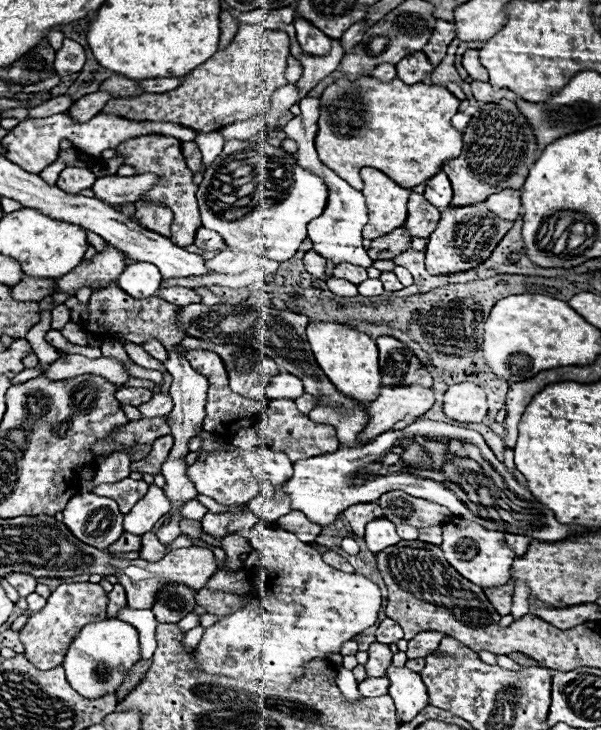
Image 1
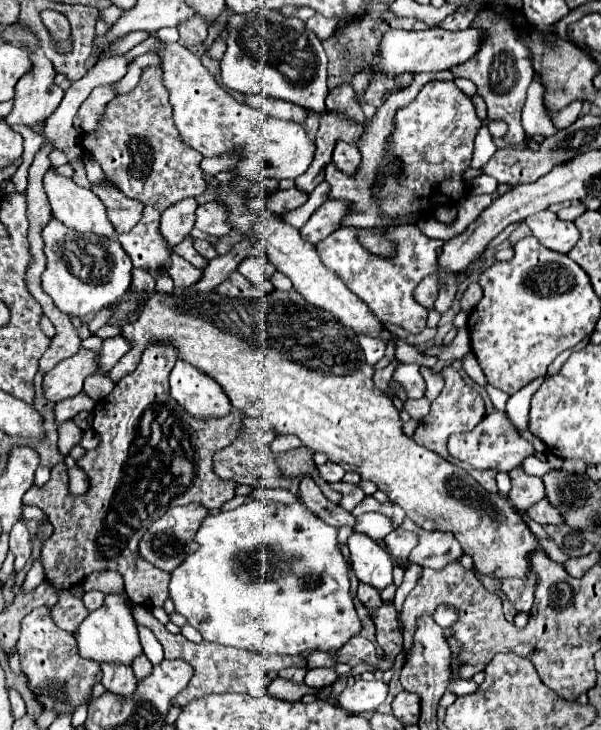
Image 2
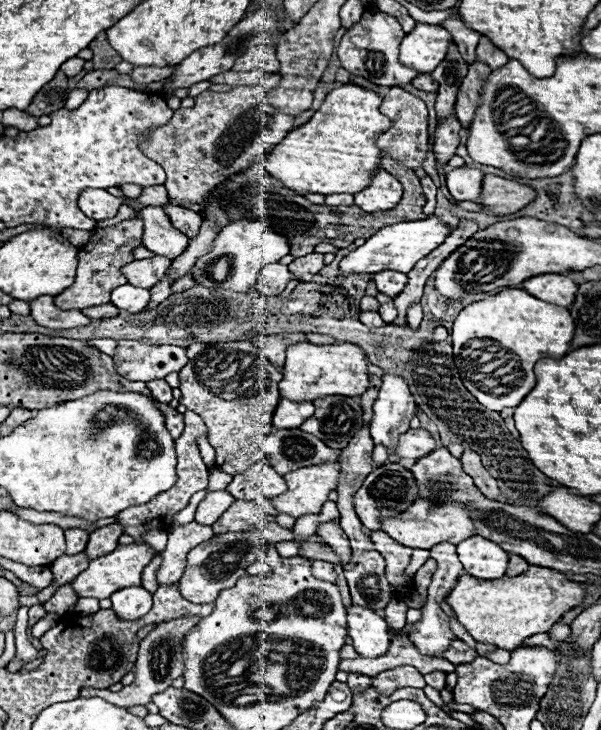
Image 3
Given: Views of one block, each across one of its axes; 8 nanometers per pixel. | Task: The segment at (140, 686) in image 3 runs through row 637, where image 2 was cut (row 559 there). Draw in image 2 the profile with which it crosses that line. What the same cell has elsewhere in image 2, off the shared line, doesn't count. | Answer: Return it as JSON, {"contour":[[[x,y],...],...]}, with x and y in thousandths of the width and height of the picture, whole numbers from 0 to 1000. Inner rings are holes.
{"contour":[[[309,690],[309,693],[290,693],[283,696],[270,710],[263,710],[246,729],[233,740],[233,759],[266,781],[286,784],[309,767],[309,762],[323,759],[329,753],[329,742],[323,740],[329,723],[336,721],[336,712],[349,704],[346,696],[336,696],[336,690]]]}

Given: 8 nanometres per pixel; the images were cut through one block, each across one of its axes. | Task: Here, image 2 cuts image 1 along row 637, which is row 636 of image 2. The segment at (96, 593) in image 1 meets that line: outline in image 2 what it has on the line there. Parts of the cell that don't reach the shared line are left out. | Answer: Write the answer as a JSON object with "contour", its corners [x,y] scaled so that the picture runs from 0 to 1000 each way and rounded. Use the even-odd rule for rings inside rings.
{"contour":[[[80,830],[57,833],[57,838],[37,849],[37,868],[27,885],[37,901],[37,921],[47,926],[53,948],[73,970],[87,970],[97,978],[120,975],[133,962],[146,959],[156,937],[170,929],[163,907],[130,899],[130,888],[123,888],[123,868],[100,863],[87,852]]]}

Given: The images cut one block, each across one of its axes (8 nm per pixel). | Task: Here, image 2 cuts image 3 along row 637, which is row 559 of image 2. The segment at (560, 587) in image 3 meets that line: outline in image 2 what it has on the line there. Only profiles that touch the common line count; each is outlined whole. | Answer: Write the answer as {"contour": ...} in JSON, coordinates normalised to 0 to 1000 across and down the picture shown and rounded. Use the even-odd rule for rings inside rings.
{"contour":[[[290,395],[290,400],[286,400],[283,405],[253,400],[253,403],[246,405],[246,411],[240,411],[240,419],[236,419],[236,425],[233,425],[230,438],[226,438],[226,441],[213,441],[210,433],[226,425],[223,419],[226,419],[226,414],[223,414],[223,405],[216,403],[216,411],[213,411],[213,414],[203,411],[203,414],[193,419],[190,433],[186,433],[186,438],[183,438],[183,444],[196,444],[196,447],[203,449],[203,460],[210,460],[213,466],[220,466],[216,482],[206,485],[206,488],[196,493],[196,499],[180,510],[180,518],[183,518],[190,526],[193,526],[200,518],[206,518],[210,512],[216,512],[216,510],[226,507],[226,501],[230,501],[233,496],[233,488],[236,488],[236,479],[240,479],[246,471],[253,471],[253,468],[280,468],[280,471],[290,471],[290,474],[296,477],[296,490],[316,496],[319,501],[326,501],[326,504],[336,507],[339,512],[353,515],[353,518],[373,532],[376,542],[383,545],[386,556],[389,556],[396,564],[403,564],[403,567],[409,567],[409,570],[429,570],[429,573],[449,575],[449,581],[456,584],[456,589],[459,589],[463,595],[489,595],[489,597],[496,597],[496,600],[502,603],[506,611],[519,614],[522,619],[542,622],[549,633],[566,636],[576,647],[592,647],[592,649],[599,649],[602,658],[622,660],[622,663],[629,666],[629,671],[636,671],[636,674],[646,679],[649,688],[669,693],[672,701],[676,701],[676,707],[679,707],[689,718],[696,718],[699,723],[715,726],[715,729],[722,729],[722,726],[752,729],[752,732],[759,734],[759,740],[765,742],[772,759],[779,759],[779,762],[789,767],[789,781],[792,781],[792,784],[809,786],[809,789],[825,792],[825,795],[839,795],[839,792],[865,792],[865,795],[869,795],[869,792],[879,792],[879,789],[882,789],[882,759],[892,756],[899,745],[895,745],[892,734],[885,732],[885,726],[879,723],[879,718],[872,715],[869,704],[865,704],[842,682],[835,682],[832,677],[815,677],[815,674],[809,674],[782,649],[775,649],[775,644],[769,644],[769,641],[749,636],[745,630],[735,630],[729,622],[715,619],[712,614],[696,611],[682,597],[676,597],[676,595],[669,592],[666,567],[662,567],[656,551],[646,545],[647,542],[641,537],[636,540],[636,537],[622,529],[622,523],[619,523],[619,510],[622,510],[622,507],[619,507],[619,501],[606,493],[606,482],[602,482],[596,466],[592,466],[592,458],[589,458],[582,449],[569,447],[552,430],[546,430],[546,427],[539,427],[539,425],[532,425],[532,422],[512,416],[512,414],[509,414],[496,400],[489,400],[489,397],[483,397],[483,400],[463,400],[463,397],[456,397],[453,403],[436,405],[436,408],[426,408],[426,411],[376,408],[376,405],[366,405],[366,403],[359,403],[359,400],[356,400],[356,403],[346,403],[346,400],[316,400],[316,403],[306,403],[303,395]]]}

